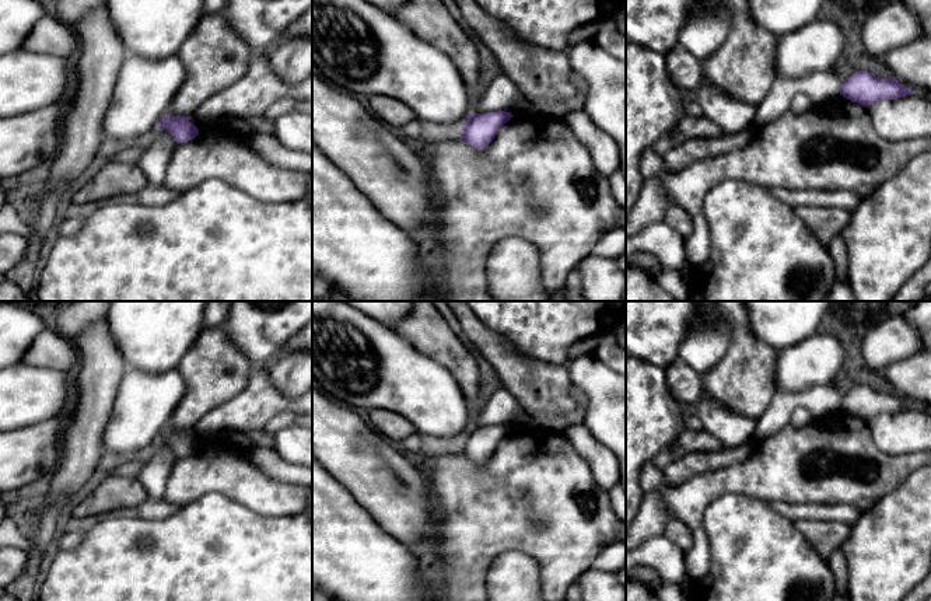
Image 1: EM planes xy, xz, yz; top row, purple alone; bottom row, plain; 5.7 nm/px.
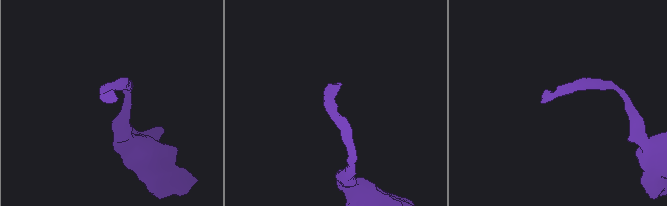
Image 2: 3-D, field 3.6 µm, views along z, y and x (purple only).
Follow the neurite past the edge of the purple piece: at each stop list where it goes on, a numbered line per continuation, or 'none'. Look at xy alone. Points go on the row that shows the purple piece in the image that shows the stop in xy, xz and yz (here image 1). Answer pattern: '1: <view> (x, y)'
none

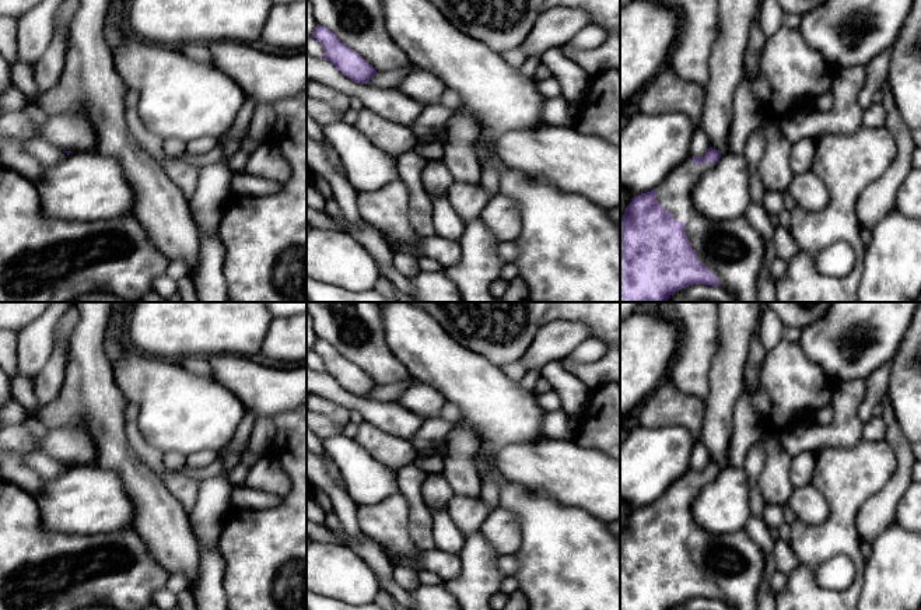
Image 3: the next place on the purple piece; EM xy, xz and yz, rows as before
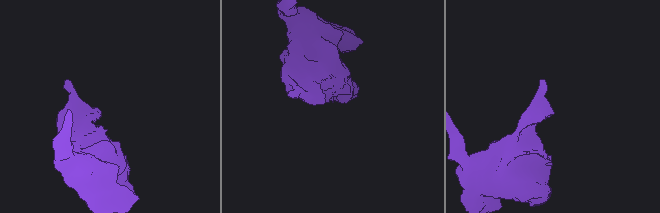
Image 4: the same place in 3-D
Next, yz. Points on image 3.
1: yz (734, 251)

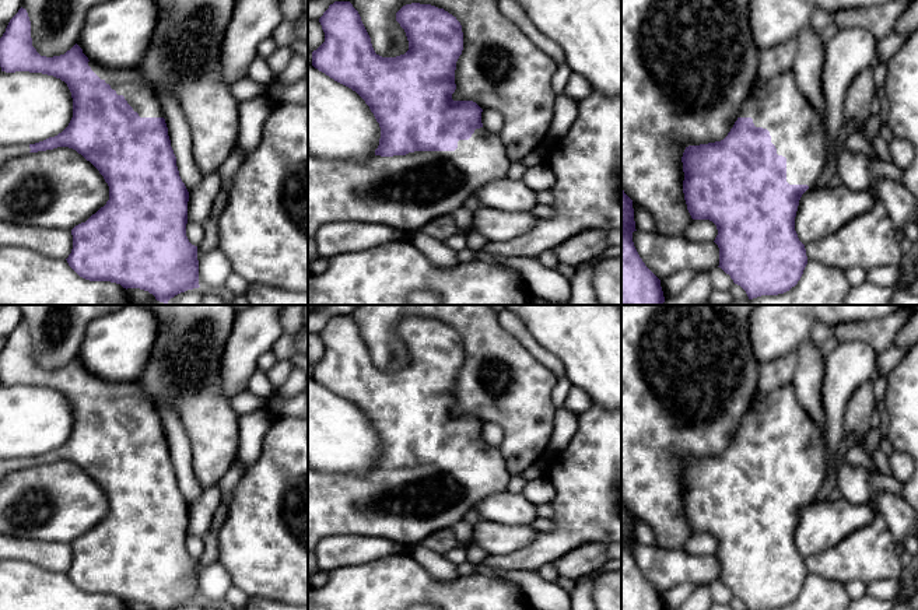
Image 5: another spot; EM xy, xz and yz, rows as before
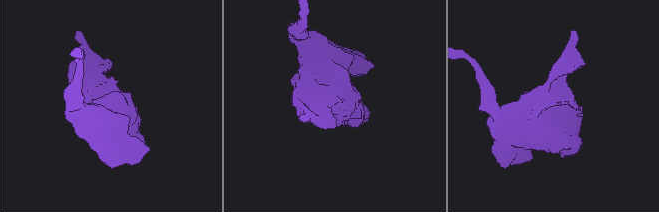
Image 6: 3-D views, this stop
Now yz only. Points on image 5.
1: yz (798, 132)

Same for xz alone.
1: xz (406, 192)

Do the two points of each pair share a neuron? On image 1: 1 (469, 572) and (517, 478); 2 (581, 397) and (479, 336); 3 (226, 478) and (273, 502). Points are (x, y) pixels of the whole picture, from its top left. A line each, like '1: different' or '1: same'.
1: same
2: different
3: same

